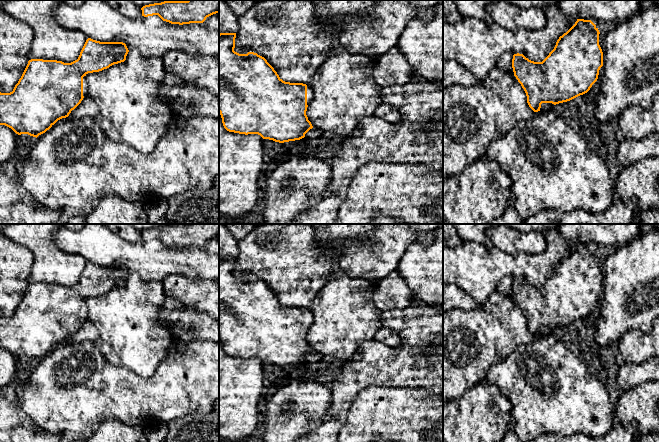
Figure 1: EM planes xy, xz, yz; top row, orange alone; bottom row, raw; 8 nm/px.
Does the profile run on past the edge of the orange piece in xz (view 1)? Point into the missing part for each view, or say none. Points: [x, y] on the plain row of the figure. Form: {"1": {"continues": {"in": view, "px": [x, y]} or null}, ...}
{"1": {"continues": {"in": "xz", "px": [310, 317]}}}

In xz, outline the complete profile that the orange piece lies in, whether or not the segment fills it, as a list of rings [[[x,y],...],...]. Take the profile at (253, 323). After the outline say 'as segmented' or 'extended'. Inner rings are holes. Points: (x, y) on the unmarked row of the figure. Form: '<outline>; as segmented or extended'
[[[236,257],[219,258],[219,337],[224,352],[239,358],[258,358],[279,367],[304,362],[313,352],[306,339],[314,320],[311,309],[283,305],[257,277],[235,276],[235,262]]]; extended

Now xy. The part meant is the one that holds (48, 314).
[[[88,262],[77,284],[64,287],[57,284],[31,283],[10,317],[0,316],[0,349],[11,352],[16,358],[33,361],[45,357],[58,344],[69,340],[88,320],[85,300],[124,286],[129,274],[123,266],[100,266]]]; extended

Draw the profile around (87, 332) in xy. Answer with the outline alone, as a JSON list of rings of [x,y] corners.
[[[88,320],[84,321],[81,327],[71,335],[70,341],[79,343],[82,341],[97,341],[99,340],[99,332],[96,327]]]

